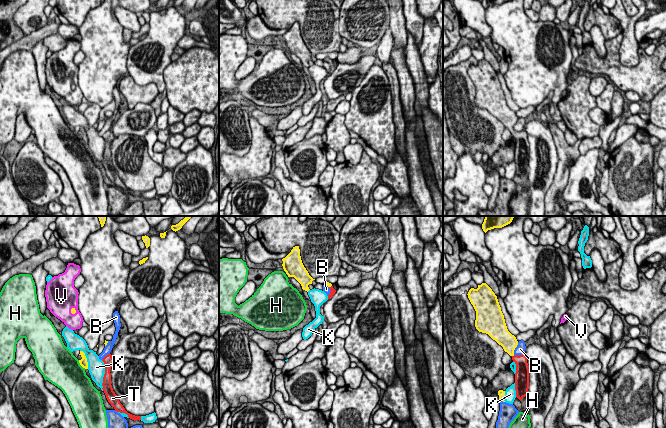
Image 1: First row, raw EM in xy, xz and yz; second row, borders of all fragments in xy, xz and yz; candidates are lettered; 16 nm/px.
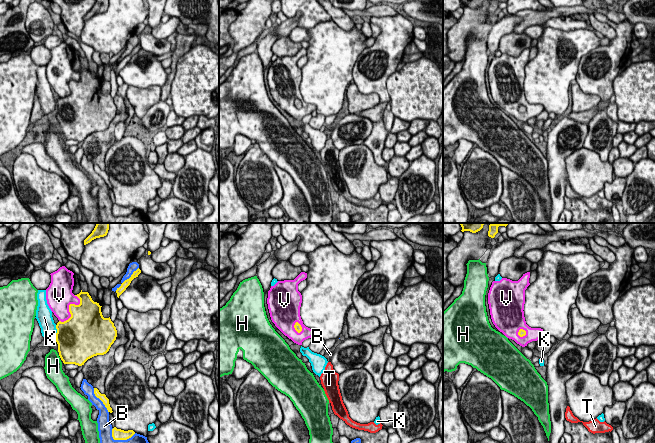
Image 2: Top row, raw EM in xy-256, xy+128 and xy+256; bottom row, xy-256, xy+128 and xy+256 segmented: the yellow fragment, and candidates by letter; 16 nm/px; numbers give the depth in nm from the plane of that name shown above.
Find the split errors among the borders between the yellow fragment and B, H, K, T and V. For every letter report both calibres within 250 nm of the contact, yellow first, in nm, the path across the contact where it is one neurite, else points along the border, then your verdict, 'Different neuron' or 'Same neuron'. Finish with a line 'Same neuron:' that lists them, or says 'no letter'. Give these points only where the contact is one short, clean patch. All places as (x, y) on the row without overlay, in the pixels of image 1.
B: Thickness 280 nm (yellow) against 160 nm. Different neuron
H: Thickness 130 nm (yellow) against 500 nm. Different neuron
K: Thickness 130 nm (yellow) against 280 nm. Different neuron
T: Thickness 70 nm (yellow) against 70 nm. Path across: xz (328, 60), (330, 62), (332, 65). Same neuron
V: Thickness 90 nm (yellow) against 480 nm. Different neuron
Same neuron: T

